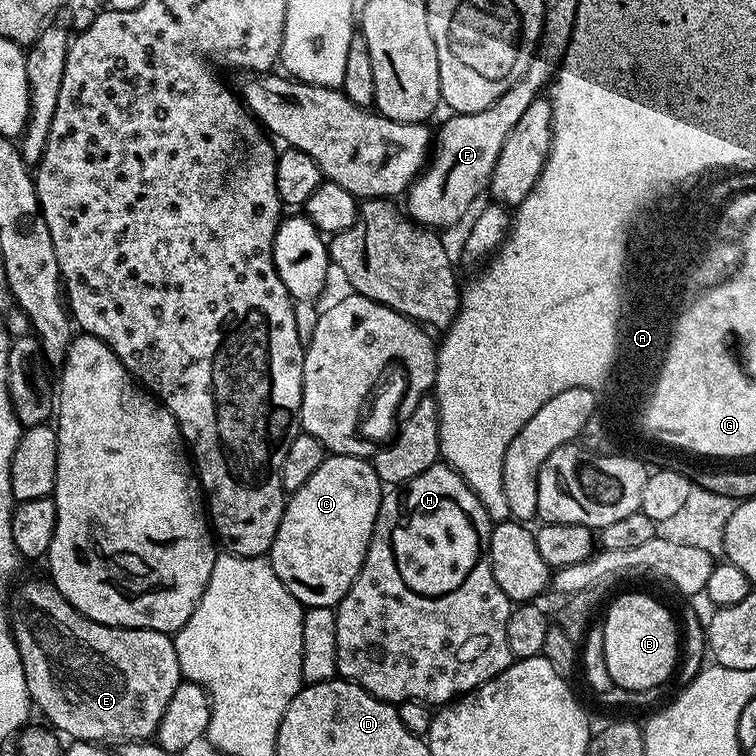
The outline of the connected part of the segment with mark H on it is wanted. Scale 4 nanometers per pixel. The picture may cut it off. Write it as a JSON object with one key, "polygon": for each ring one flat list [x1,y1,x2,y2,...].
{"polygon":[[443,462,431,464,422,474,410,478,404,484,389,487,381,495,378,518,374,522,372,537,366,550,366,558,360,567,358,578,350,586,350,590,336,605,336,671,351,684,362,686,374,698,385,700,387,704,401,704,407,700,421,700,429,706,443,706,466,692,492,680,512,663,510,646,506,646,506,622,510,618,514,604,506,594,502,594,502,586,494,578,494,570,490,562,490,538,492,537,492,519,486,514,486,506,470,490,470,486,455,470]]}

